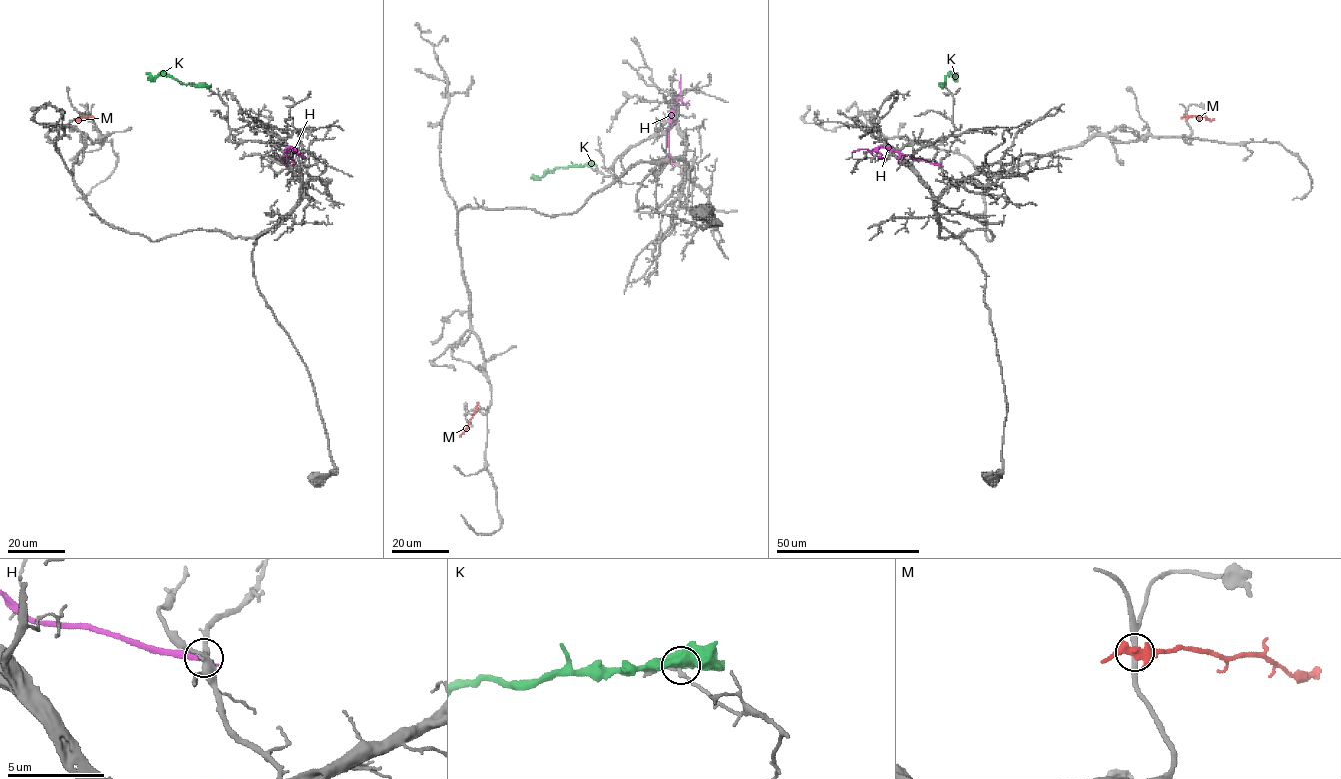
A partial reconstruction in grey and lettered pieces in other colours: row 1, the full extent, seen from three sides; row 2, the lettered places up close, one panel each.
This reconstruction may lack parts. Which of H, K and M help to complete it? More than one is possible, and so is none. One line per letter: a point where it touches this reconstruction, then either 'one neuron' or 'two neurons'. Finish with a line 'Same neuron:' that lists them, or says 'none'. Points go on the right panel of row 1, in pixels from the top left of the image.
H: contact (940, 164); two neurons
K: contact (942, 84); two neurons
M: contact (1186, 116); two neurons
Same neuron: none

